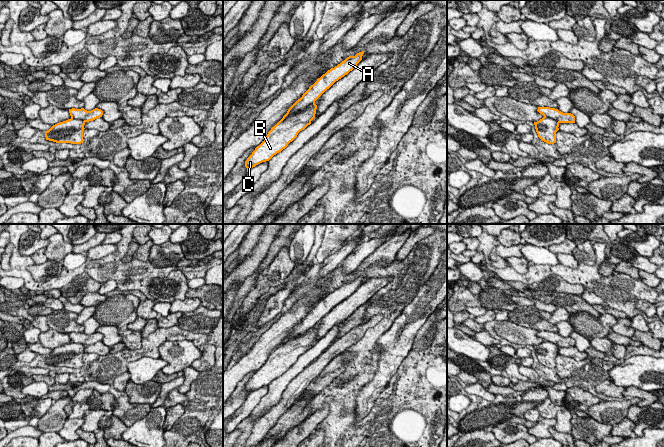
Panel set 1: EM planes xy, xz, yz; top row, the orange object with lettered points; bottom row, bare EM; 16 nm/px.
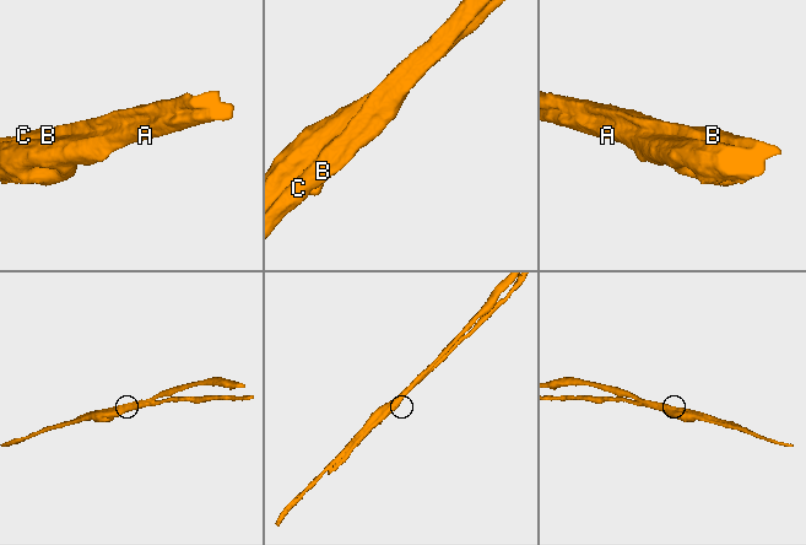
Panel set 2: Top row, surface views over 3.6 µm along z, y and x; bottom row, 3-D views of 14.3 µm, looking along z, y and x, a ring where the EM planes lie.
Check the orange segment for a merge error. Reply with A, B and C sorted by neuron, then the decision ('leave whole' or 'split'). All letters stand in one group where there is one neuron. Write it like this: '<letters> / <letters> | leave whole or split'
A / B C | split

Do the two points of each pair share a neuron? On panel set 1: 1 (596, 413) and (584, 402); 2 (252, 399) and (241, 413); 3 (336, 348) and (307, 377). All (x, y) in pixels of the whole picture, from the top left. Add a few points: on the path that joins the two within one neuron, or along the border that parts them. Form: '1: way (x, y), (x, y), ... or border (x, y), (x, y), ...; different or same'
1: border (601, 400), (593, 404), (586, 412); different
2: way (251, 402), (244, 410); same
3: way (329, 354), (313, 370); same

